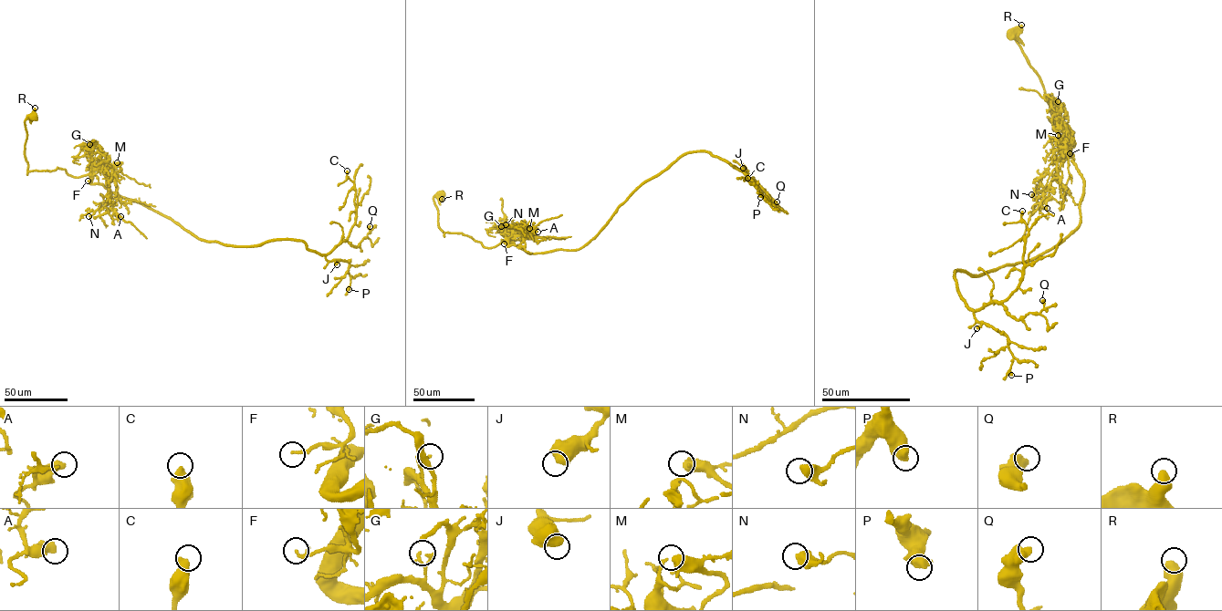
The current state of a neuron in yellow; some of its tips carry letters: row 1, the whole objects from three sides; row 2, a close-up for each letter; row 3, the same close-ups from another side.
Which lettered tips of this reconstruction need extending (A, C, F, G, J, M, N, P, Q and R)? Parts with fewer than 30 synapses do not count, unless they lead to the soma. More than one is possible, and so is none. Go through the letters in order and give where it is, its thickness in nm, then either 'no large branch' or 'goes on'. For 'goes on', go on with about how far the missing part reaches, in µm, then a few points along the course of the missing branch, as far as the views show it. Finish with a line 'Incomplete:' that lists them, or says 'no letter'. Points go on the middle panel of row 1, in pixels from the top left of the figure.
A: at (537, 232); 500 nm thick; no large branch
C: at (747, 178); 600 nm thick; no large branch
F: at (504, 243); 180 nm thick; no large branch
G: at (501, 226); 110 nm thick; no large branch
J: at (743, 168); 700 nm thick; no large branch
M: at (529, 228); 400 nm thick; goes on; about 10 µm are missing
N: at (506, 224); 600 nm thick; no large branch
P: at (760, 197); 700 nm thick; no large branch
Q: at (777, 201); 600 nm thick; no large branch
R: at (442, 199); 600 nm thick; no large branch
Incomplete: M

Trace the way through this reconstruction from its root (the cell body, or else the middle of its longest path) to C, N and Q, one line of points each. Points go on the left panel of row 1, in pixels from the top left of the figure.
C: (34, 117), (27, 174), (91, 173), (90, 183), (228, 244), (300, 240), (329, 253), (355, 221), (347, 170)
N: (34, 117), (25, 120), (27, 174), (57, 168), (76, 177), (96, 170), (107, 176), (109, 201), (88, 216)
Q: (34, 117), (27, 174), (91, 173), (200, 239), (300, 240), (324, 254), (370, 226)

